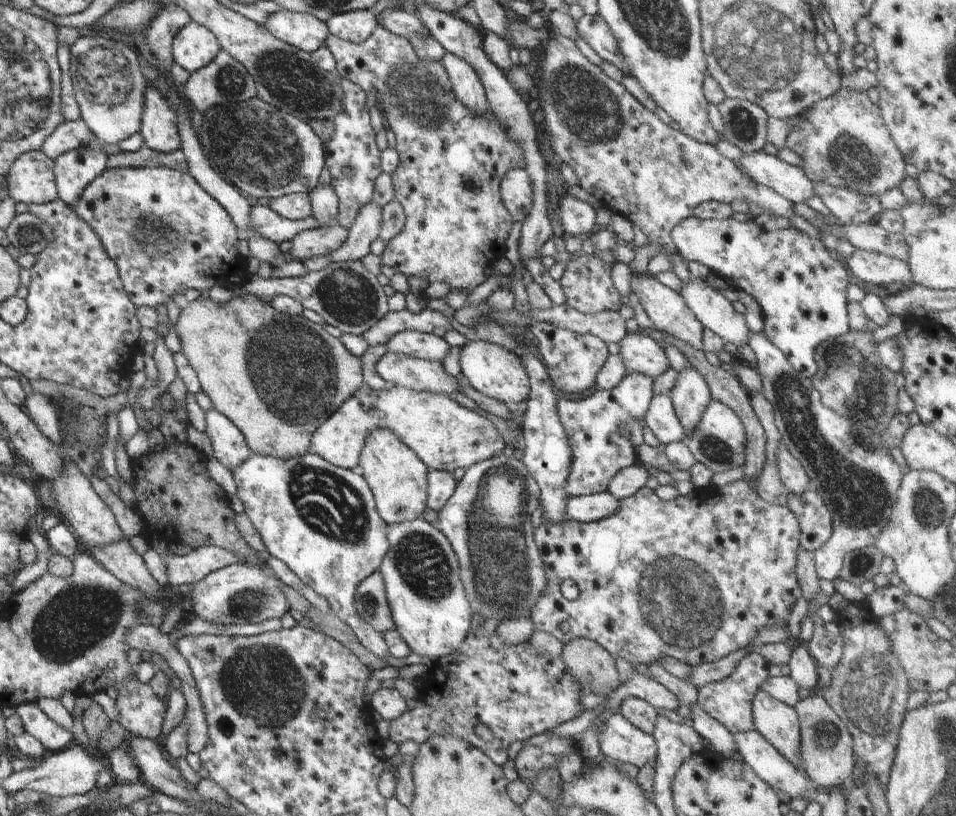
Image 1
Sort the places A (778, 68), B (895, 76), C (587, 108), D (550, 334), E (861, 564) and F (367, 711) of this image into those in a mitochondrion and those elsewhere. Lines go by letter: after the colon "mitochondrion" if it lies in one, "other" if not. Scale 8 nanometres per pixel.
A: mitochondrion
B: other
C: mitochondrion
D: other
E: mitochondrion
F: other

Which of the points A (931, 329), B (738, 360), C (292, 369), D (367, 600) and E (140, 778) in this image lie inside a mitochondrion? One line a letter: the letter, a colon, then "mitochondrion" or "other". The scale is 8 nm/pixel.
A: other
B: other
C: mitochondrion
D: mitochondrion
E: other

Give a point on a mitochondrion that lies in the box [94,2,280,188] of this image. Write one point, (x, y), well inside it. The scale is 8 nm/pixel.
(230, 81)

